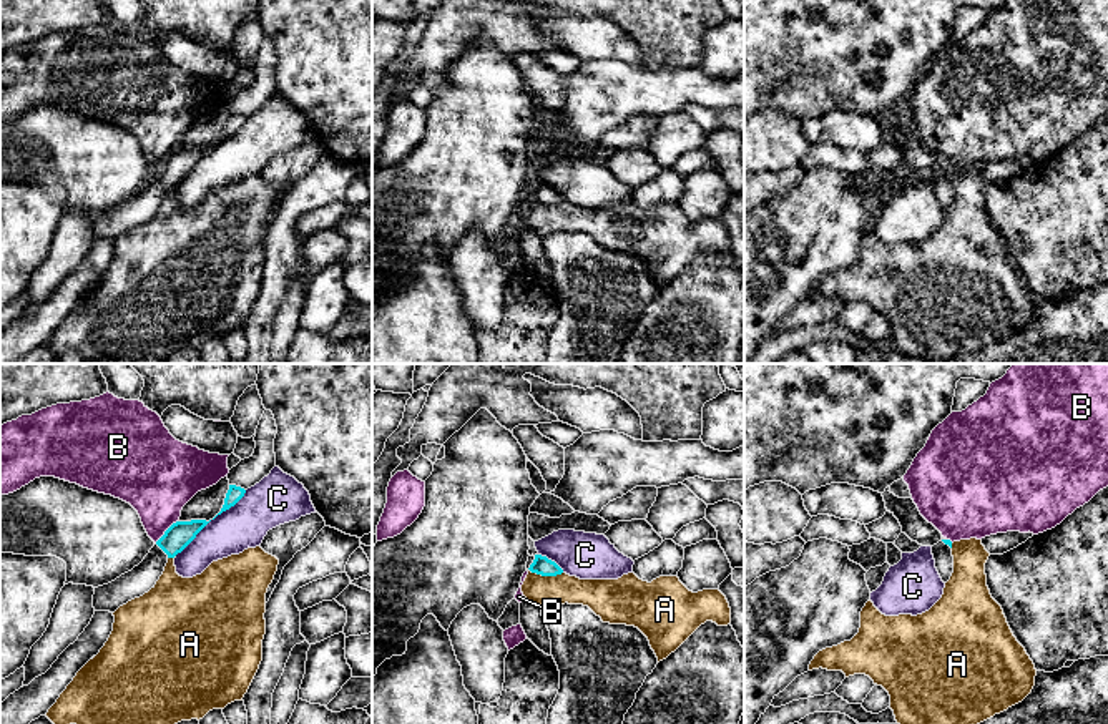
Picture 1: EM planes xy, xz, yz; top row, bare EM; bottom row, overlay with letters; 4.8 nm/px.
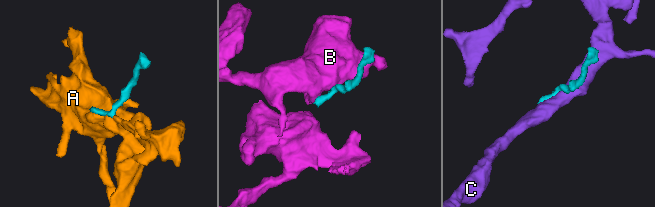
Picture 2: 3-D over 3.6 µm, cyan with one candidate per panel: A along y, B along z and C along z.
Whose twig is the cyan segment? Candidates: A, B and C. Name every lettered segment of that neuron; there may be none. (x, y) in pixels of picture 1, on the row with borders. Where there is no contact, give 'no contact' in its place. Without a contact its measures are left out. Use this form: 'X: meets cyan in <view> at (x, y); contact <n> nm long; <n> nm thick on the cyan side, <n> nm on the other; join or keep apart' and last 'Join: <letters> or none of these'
A: meets cyan in xz at (547, 575); contact 160 nm long; 90 nm thick on the cyan side, 150 nm on the other; keep apart
B: meets cyan in xy at (165, 532); contact 160 nm long; 120 nm thick on the cyan side, 340 nm on the other; keep apart
C: meets cyan in xy at (210, 520); contact 480 nm long; 120 nm thick on the cyan side, 220 nm on the other; keep apart
Join: none of these

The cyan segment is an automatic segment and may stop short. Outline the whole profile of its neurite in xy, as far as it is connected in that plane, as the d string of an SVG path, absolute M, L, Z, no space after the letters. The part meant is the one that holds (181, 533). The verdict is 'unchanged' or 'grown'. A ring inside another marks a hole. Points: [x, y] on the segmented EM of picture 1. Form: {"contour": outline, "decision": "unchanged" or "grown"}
{"contour": "M206 520L173 523L138 566L111 583L95 588L95 611L115 613L120 606L154 588L168 560L181 553L208 523Z", "decision": "grown"}

